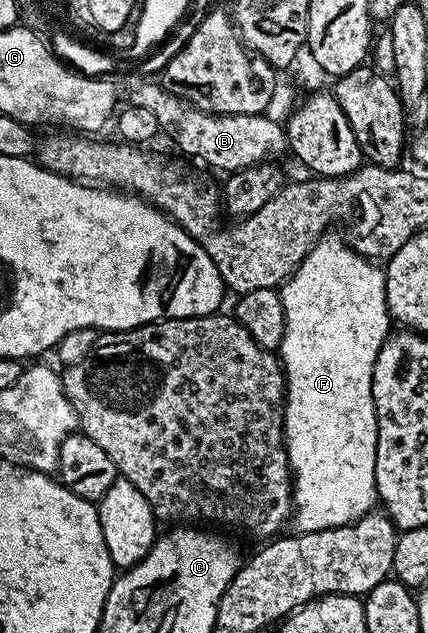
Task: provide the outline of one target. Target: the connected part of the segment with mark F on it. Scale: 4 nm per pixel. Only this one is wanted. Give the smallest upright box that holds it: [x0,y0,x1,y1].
[280,233,392,532]

